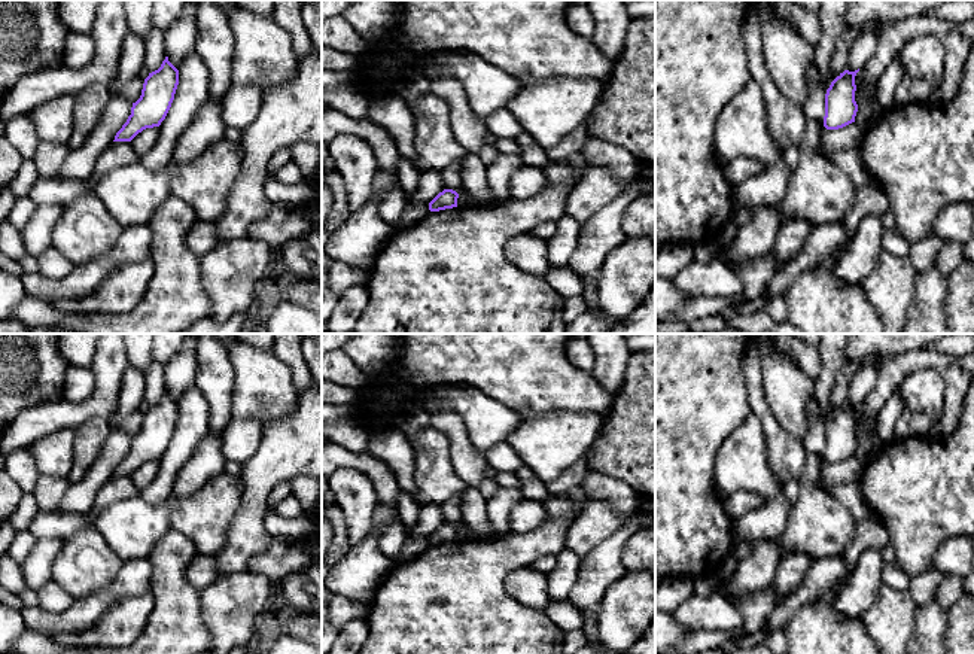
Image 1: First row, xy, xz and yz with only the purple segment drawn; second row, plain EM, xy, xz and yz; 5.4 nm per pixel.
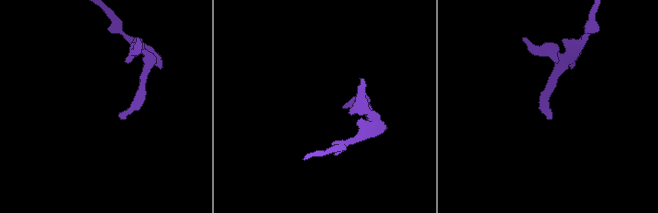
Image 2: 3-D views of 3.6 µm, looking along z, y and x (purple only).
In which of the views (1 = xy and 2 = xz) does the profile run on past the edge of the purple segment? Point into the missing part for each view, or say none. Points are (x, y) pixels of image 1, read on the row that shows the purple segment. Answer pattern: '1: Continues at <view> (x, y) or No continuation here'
1: No continuation here
2: No continuation here

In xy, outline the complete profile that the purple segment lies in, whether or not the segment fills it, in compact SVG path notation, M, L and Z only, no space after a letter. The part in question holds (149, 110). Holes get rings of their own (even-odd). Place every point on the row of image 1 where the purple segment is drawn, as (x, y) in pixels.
M168 61L144 79L140 98L133 103L131 115L113 142L131 142L146 128L159 127L165 119L179 85L179 70Z

